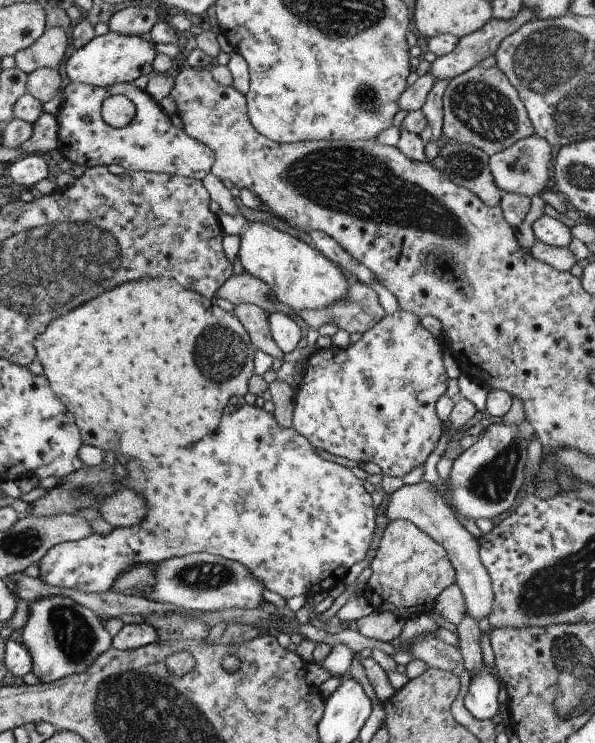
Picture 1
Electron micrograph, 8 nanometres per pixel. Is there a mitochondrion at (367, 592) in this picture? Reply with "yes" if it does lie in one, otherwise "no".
no

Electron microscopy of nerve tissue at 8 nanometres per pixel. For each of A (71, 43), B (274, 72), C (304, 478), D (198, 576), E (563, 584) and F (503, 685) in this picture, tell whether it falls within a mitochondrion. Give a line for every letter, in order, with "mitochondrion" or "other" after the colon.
A: other
B: other
C: mitochondrion
D: mitochondrion
E: mitochondrion
F: other

